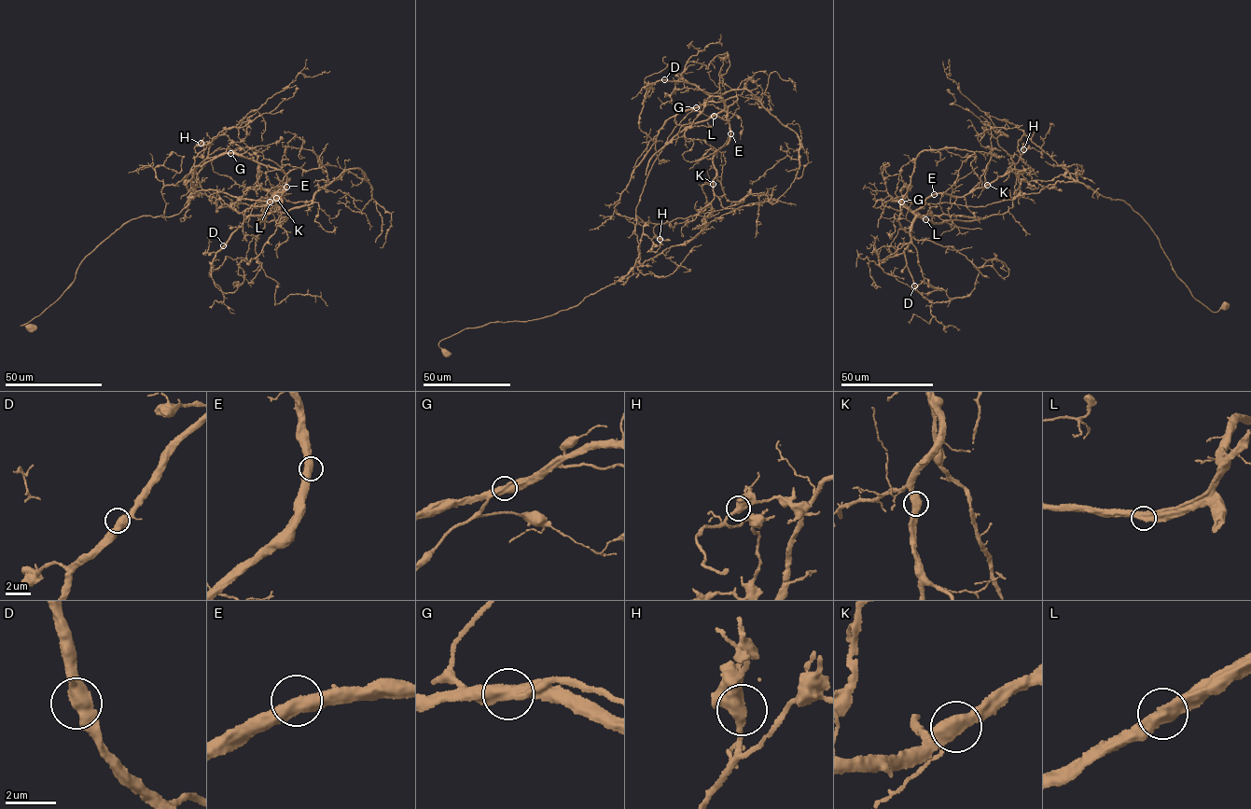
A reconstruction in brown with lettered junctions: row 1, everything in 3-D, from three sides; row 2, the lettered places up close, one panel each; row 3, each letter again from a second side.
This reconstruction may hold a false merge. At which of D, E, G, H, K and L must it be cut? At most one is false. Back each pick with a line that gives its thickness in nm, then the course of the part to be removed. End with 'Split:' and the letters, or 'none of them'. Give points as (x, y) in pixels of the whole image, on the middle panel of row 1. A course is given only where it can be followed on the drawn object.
G: 550 nm thick; foreign part runs (696, 107), (646, 179), (635, 214), (639, 258), (627, 274), (549, 315), (462, 330), (438, 343), (449, 356)
Split: G

